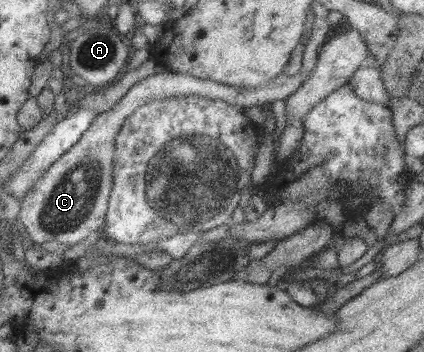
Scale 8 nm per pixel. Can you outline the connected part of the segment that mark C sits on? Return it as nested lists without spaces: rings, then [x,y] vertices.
[[[310,71],[298,72],[287,76],[280,72],[276,78],[268,80],[254,88],[230,86],[210,80],[200,80],[195,76],[162,72],[152,74],[134,83],[122,98],[105,112],[98,113],[88,129],[73,144],[50,164],[42,178],[24,194],[20,201],[18,225],[24,235],[38,248],[72,246],[86,238],[90,232],[100,229],[104,224],[107,204],[112,188],[112,165],[114,165],[114,141],[117,131],[124,120],[136,108],[151,100],[164,100],[172,96],[198,95],[210,99],[220,99],[232,106],[242,108],[260,106],[264,102],[283,101],[294,92]]]

